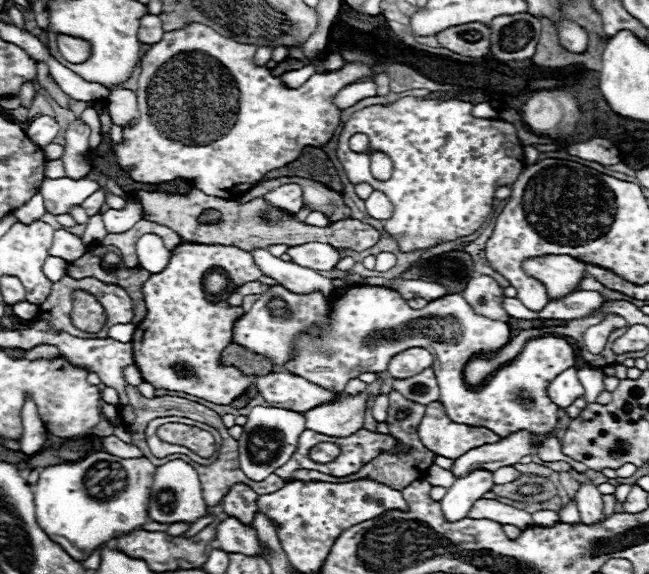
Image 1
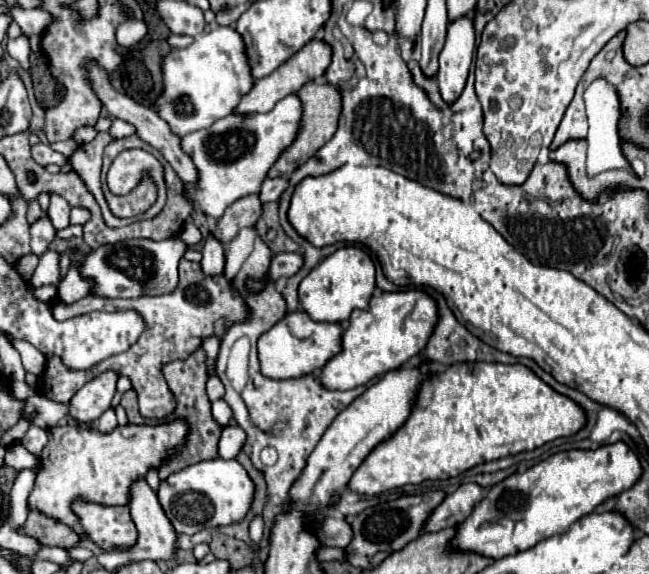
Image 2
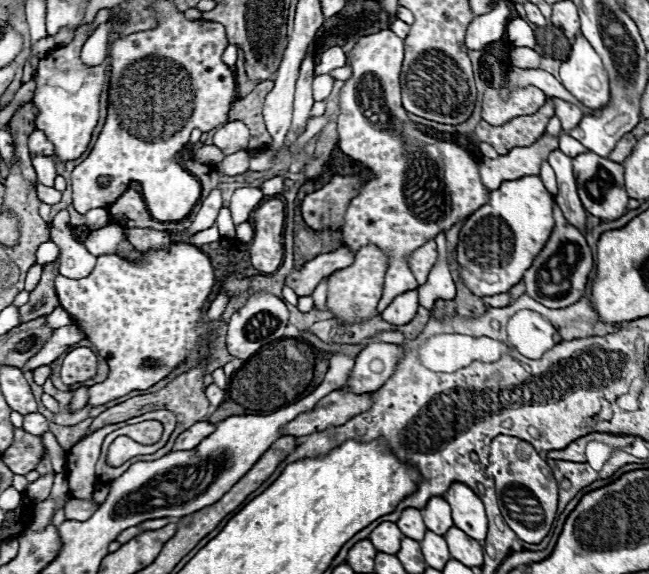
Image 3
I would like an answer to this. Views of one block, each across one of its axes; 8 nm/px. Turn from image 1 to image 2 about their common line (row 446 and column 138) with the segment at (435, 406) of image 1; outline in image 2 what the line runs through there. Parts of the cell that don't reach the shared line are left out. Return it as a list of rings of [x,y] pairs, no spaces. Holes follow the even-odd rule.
[[[184,420],[160,426],[118,426],[116,430],[102,434],[88,426],[68,424],[48,430],[48,444],[40,456],[40,470],[36,474],[34,488],[28,496],[28,508],[38,510],[74,530],[80,540],[86,540],[86,532],[72,512],[74,500],[84,500],[102,506],[128,504],[128,490],[136,478],[144,478],[148,468],[158,468],[164,456],[176,452],[188,434]]]

